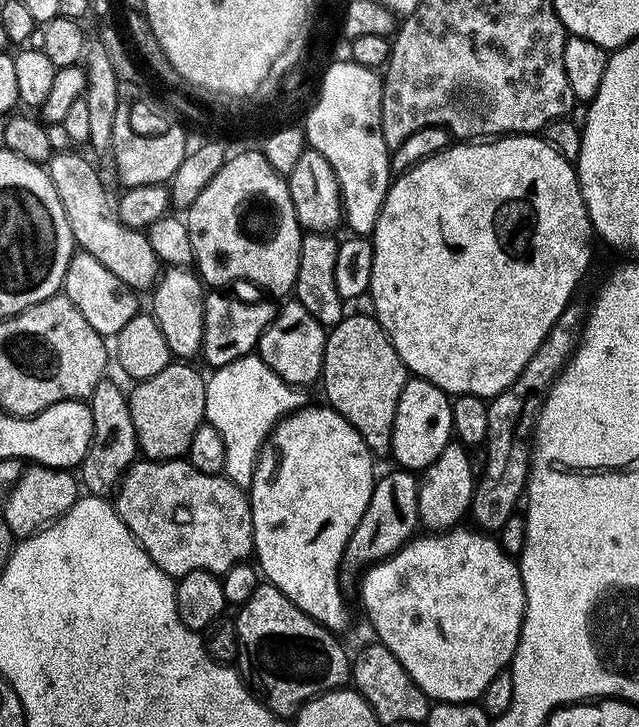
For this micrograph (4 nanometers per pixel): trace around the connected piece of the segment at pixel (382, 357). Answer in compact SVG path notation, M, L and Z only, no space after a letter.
M348 314L343 320L331 325L324 341L324 355L328 357L328 387L322 390L322 396L332 403L329 405L335 411L352 423L354 430L360 432L360 437L366 442L371 452L387 453L392 446L392 427L398 398L402 394L404 383L410 378L402 358L394 350L392 339L377 322L375 315Z

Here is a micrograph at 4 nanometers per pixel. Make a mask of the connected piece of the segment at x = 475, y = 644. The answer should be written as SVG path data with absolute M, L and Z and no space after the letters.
M455 526L447 531L425 534L424 537L422 537L423 535L415 537L397 551L395 555L389 556L387 560L382 560L371 570L365 571L359 581L359 583L361 582L362 604L377 634L375 636L377 641L384 644L398 658L398 662L401 662L403 669L410 674L410 678L414 679L415 685L428 696L429 701L435 703L473 703L481 699L488 685L497 675L505 671L505 668L511 663L513 654L519 648L521 626L524 623L525 606L527 604L519 563L515 559L508 560L507 554L500 549L500 544L496 541L497 537L495 535L477 530L472 526L462 527Z

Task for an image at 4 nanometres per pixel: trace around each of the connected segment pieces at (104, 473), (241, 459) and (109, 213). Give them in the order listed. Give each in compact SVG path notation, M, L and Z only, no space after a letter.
M106 382L98 384L95 393L90 398L94 436L90 448L78 468L78 476L83 489L89 495L102 497L107 497L115 491L125 470L138 456L136 431L132 415L129 412L127 397L123 393L116 394L115 390L107 384Z
M259 354L240 356L234 362L224 364L215 369L207 377L204 386L204 418L209 425L216 428L219 443L224 445L223 475L239 486L248 486L252 483L252 475L256 469L256 459L260 457L260 449L264 447L265 440L285 416L297 411L301 407L300 396L295 387L287 384Z
M76 150L57 151L46 165L48 177L54 182L54 190L58 190L58 198L66 210L72 237L83 251L98 258L110 274L118 277L121 285L151 289L161 275L162 265L154 250L150 250L147 235L135 228L127 228L120 221L117 205L113 197L112 200L108 197L110 188L99 177L97 165L72 151Z

